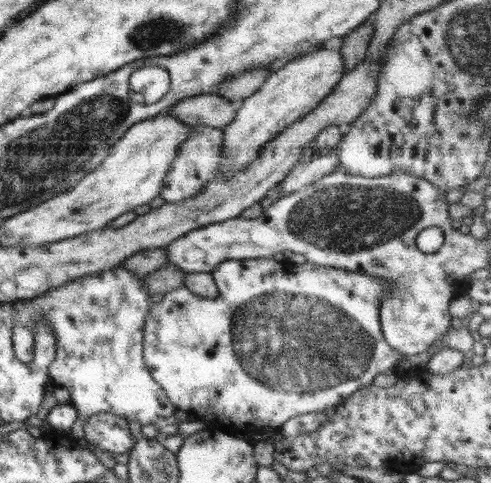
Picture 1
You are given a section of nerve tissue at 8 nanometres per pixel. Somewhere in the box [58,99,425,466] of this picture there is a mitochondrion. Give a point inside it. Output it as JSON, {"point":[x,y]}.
{"point":[297,341]}

